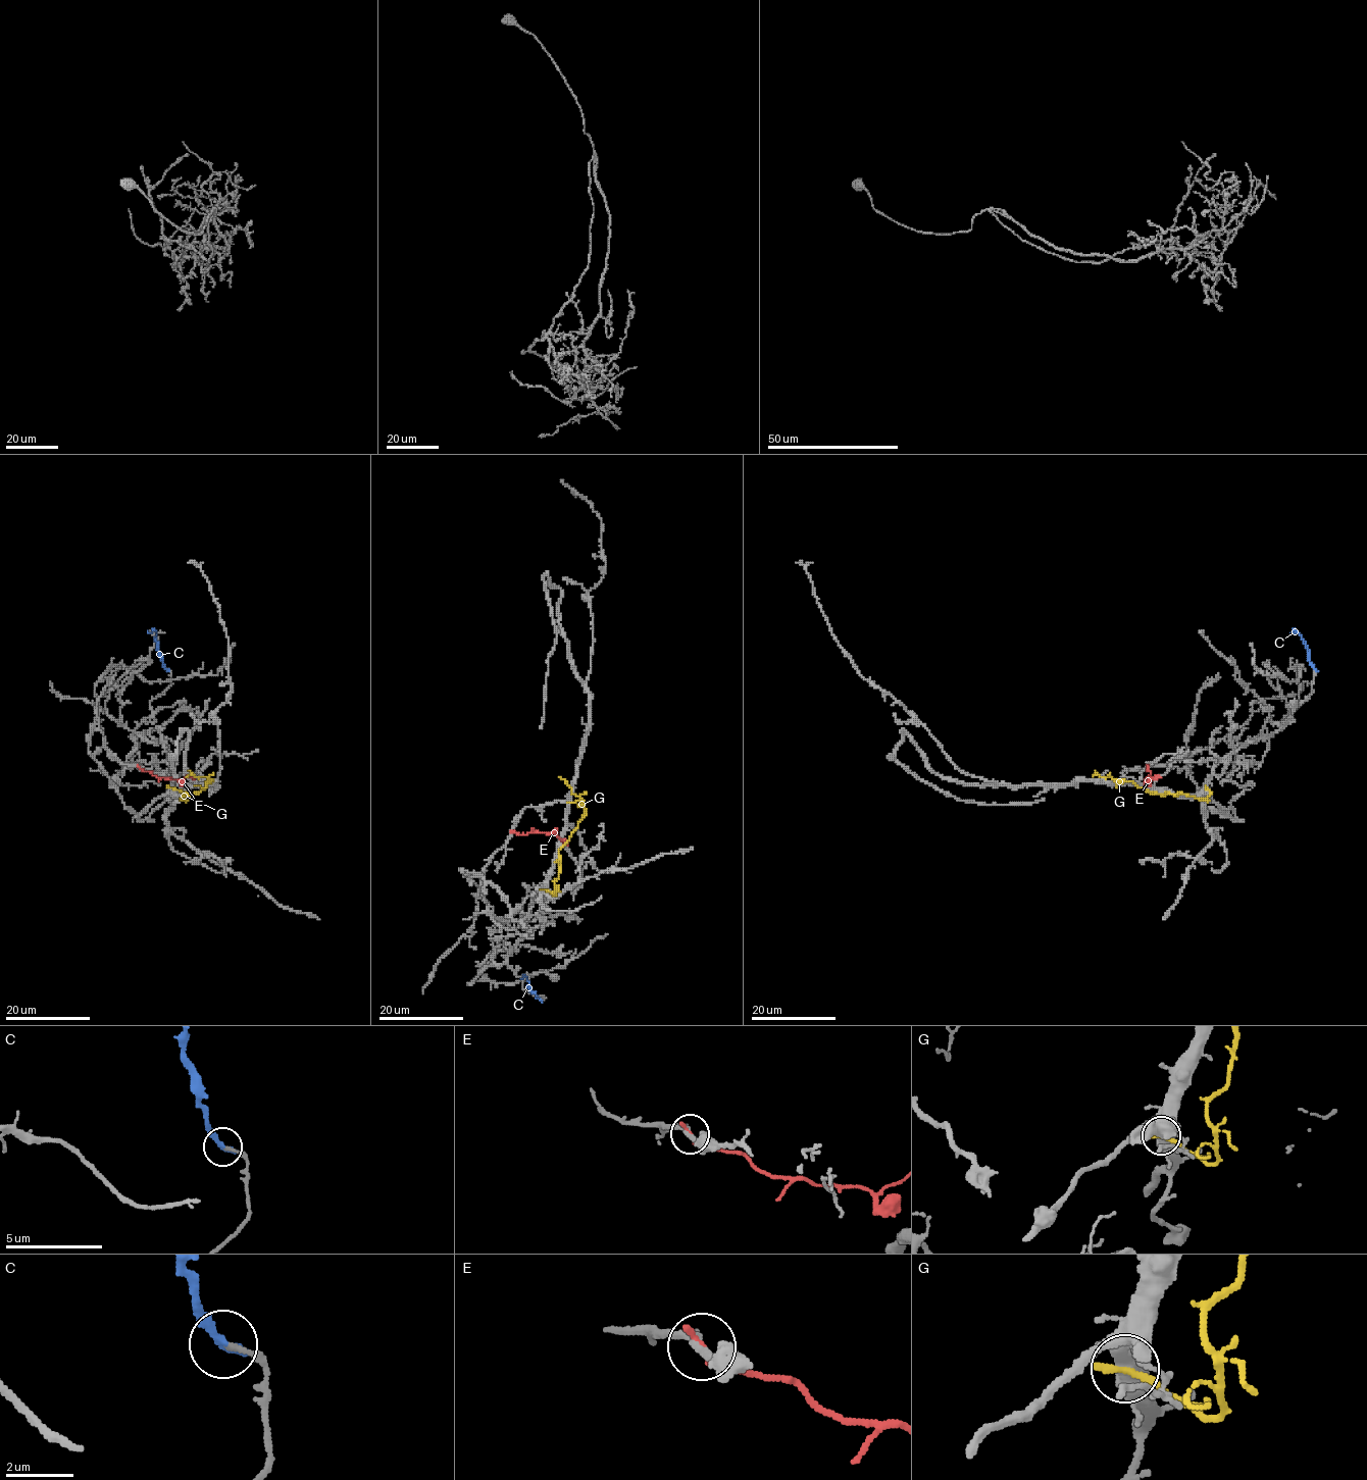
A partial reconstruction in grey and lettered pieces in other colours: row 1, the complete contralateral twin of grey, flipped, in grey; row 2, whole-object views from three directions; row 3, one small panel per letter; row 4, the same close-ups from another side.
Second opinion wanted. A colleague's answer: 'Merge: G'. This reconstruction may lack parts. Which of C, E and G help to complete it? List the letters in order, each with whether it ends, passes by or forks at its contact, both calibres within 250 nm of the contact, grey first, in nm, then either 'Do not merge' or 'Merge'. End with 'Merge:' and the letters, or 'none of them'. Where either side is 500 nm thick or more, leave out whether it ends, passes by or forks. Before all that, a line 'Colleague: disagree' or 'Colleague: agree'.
Colleague: disagree
C: It ends there. Thickness 150 nm (grey) against 320 nm. Do not merge
E: It ends there. Thickness 240 nm (grey) against 220 nm. Do not merge
G: It ends there. Thickness 360 nm (grey) against 240 nm. Do not merge
Merge: none of them

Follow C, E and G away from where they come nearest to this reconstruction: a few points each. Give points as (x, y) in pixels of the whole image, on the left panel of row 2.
C: (166, 669), (160, 658), (155, 632), (147, 631)
E: (139, 767), (157, 776), (179, 779), (188, 775), (195, 777)
G: (171, 788), (182, 794), (181, 799), (187, 793), (201, 792), (212, 781), (192, 774), (186, 777)

